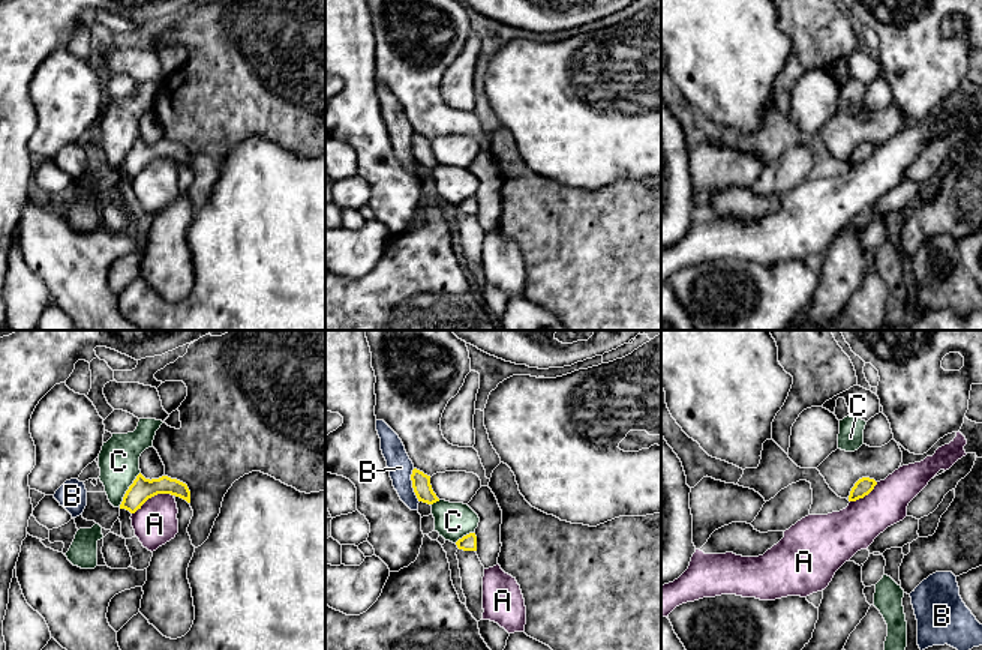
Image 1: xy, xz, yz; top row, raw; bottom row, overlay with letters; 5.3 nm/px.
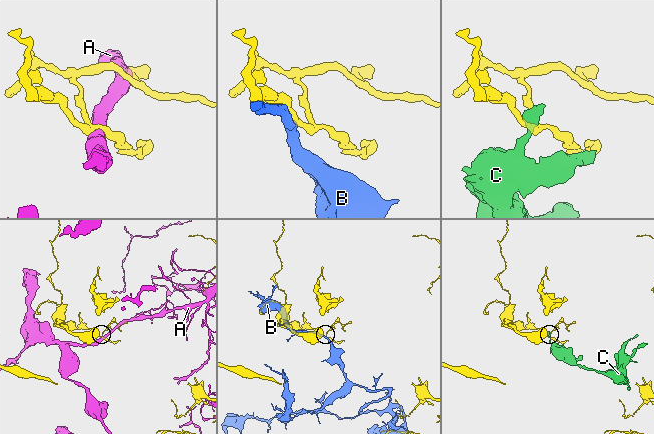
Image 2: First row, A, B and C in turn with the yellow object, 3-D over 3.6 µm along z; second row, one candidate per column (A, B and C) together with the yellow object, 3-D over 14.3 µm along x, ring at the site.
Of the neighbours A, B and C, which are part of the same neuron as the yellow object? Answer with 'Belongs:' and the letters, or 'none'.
Belongs: none

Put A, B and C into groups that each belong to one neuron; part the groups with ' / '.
A / B / C

